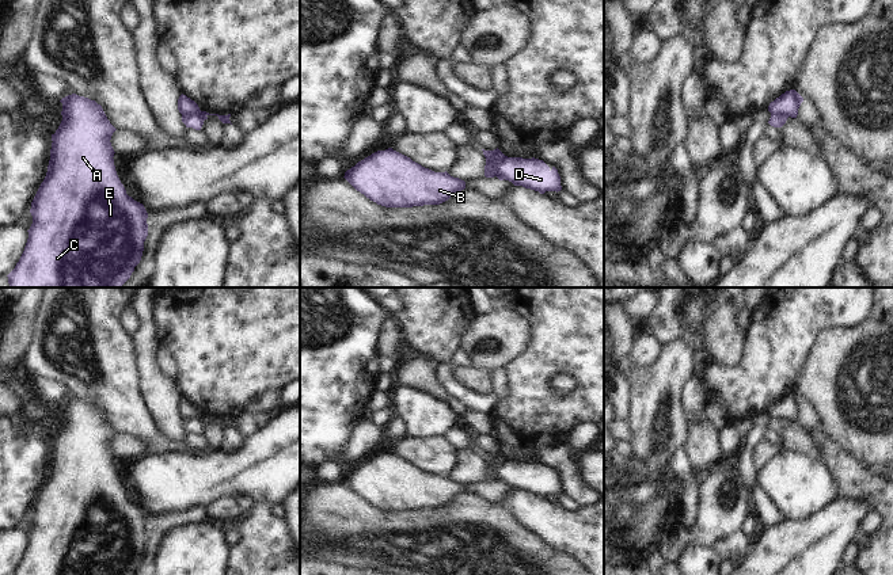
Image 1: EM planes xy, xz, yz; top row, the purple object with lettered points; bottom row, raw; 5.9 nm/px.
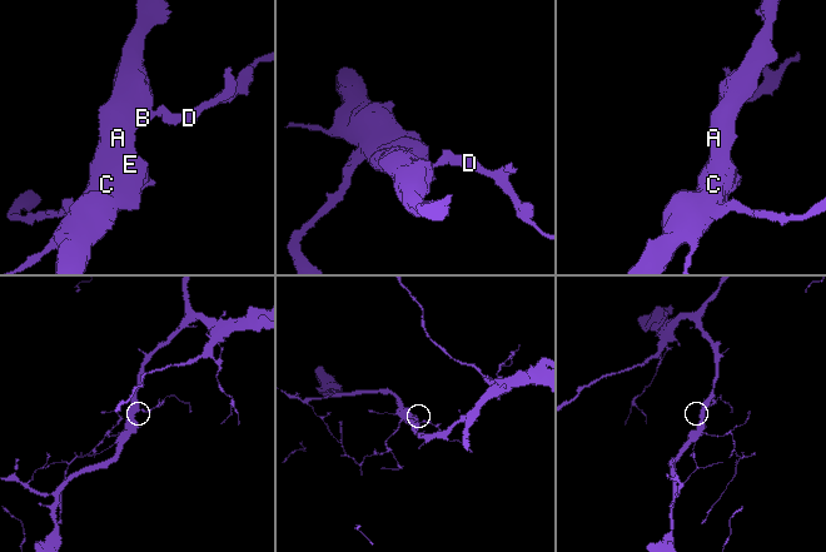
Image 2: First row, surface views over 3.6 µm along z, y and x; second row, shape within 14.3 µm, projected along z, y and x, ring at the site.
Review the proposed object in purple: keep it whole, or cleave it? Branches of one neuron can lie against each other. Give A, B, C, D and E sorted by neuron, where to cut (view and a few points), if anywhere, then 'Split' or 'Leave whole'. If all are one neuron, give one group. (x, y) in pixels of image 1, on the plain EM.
Groups: A B C E / D. Split along xz (486, 460), (491, 464), (496, 479). Split.

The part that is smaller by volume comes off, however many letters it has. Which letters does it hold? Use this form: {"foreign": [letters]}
{"foreign": ["D"]}

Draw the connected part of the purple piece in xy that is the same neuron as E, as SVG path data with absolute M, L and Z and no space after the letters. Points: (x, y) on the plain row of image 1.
M72 397L60 405L62 424L52 438L48 476L31 506L28 542L12 575L134 575L148 540L148 517L142 507L126 498L117 479L113 462L115 456L110 446L117 433L95 404Z

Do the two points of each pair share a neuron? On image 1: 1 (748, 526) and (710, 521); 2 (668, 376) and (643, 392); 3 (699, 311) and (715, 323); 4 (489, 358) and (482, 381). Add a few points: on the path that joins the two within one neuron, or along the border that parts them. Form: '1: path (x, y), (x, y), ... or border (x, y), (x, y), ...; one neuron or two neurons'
1: border (752, 511), (741, 526); two neurons
2: path (662, 381), (649, 392); one neuron
3: border (711, 309), (700, 332); two neurons
4: border (474, 365), (489, 372); two neurons

